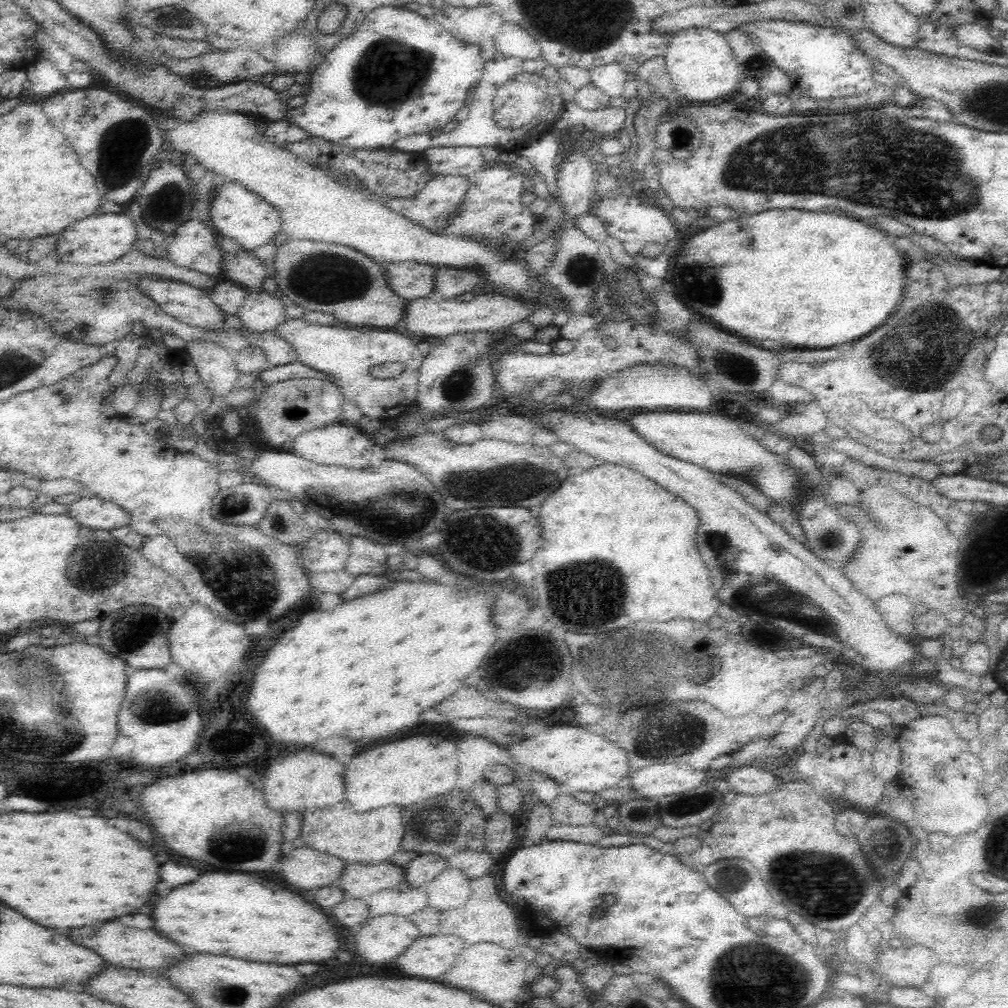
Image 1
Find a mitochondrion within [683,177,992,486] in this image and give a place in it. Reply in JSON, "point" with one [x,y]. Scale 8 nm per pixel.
{"point":[927,372]}

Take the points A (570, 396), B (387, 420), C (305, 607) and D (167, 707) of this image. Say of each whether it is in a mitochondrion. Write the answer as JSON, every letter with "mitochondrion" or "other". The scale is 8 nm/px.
{"A":"other","B":"other","C":"other","D":"mitochondrion"}

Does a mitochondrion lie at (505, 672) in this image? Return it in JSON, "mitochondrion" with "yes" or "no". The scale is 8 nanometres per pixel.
{"mitochondrion":"yes"}

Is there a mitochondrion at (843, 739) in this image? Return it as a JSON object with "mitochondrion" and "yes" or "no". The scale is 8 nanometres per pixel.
{"mitochondrion":"no"}

